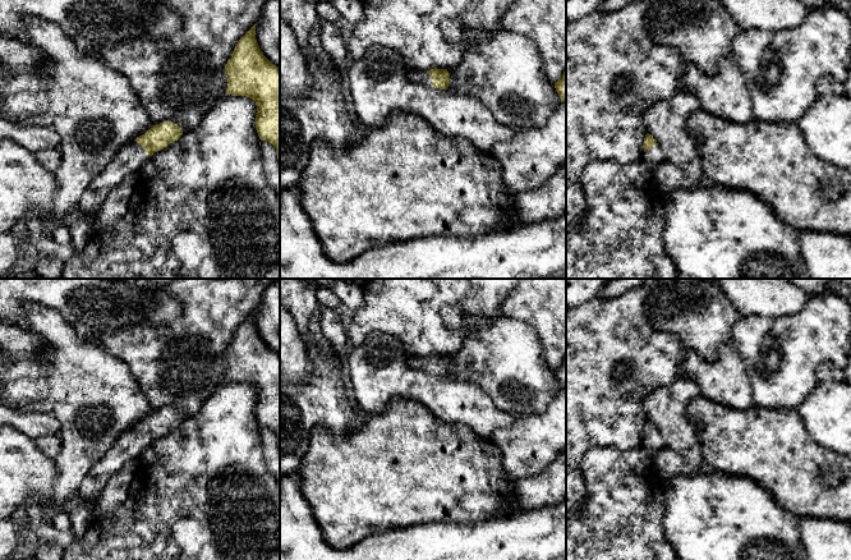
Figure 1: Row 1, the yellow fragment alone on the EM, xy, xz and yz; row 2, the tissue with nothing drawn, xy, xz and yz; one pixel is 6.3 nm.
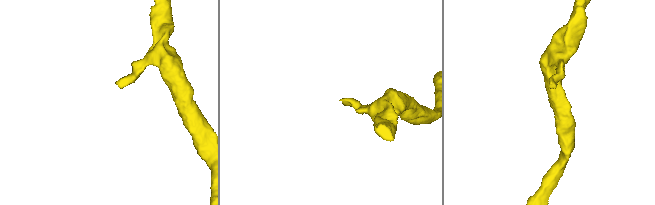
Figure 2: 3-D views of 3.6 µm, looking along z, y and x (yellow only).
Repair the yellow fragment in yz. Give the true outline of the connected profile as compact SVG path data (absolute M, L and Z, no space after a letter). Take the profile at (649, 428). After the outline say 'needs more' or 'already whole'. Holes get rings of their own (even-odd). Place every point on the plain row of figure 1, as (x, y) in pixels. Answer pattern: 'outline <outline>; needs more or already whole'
outline M649 419L645 421L643 435L644 435L644 441L641 444L643 447L652 451L659 451L664 447L662 437L652 421Z; needs more

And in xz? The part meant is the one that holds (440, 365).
outline M409 353L408 364L411 368L434 373L438 376L446 376L450 371L450 361L447 355L431 355L431 357L417 357Z; needs more

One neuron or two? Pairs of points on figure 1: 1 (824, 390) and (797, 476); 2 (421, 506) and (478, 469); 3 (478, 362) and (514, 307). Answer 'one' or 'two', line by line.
1: two
2: one
3: two

